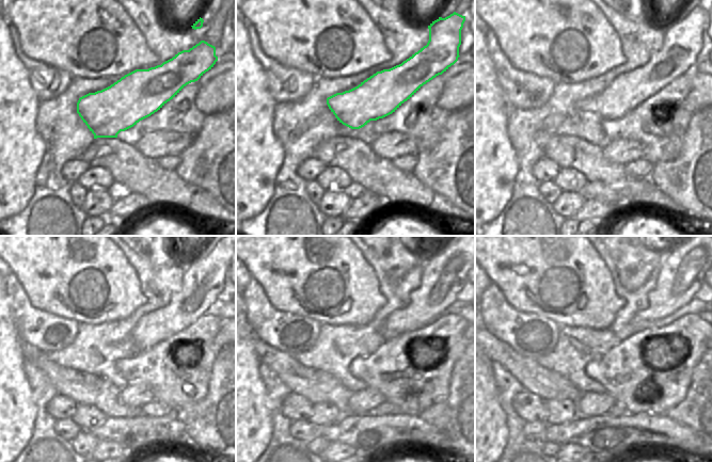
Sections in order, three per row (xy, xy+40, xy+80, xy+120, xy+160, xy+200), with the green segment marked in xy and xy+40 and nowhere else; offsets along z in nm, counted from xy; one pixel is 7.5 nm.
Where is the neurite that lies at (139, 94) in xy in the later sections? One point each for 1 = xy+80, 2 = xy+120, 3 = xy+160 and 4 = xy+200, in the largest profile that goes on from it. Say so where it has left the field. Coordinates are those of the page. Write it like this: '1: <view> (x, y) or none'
1: xy+80 (682, 36)
2: xy+120 (204, 272)
3: xy+160 (445, 266)
4: xy+200 (682, 272)

